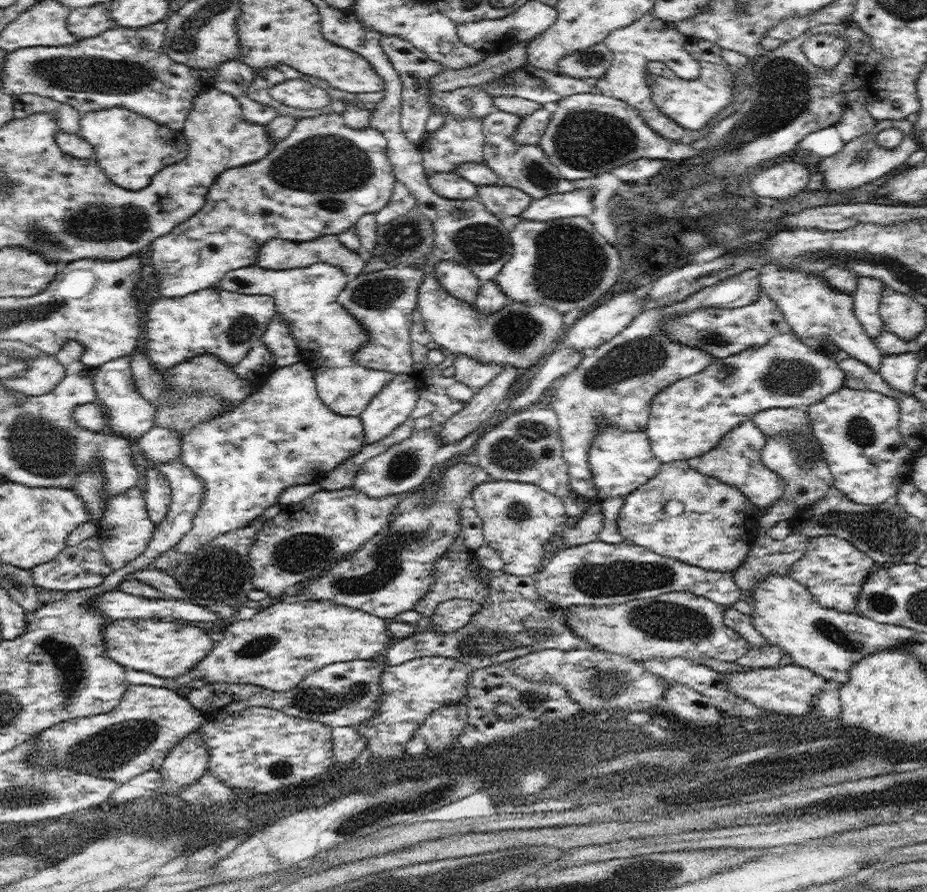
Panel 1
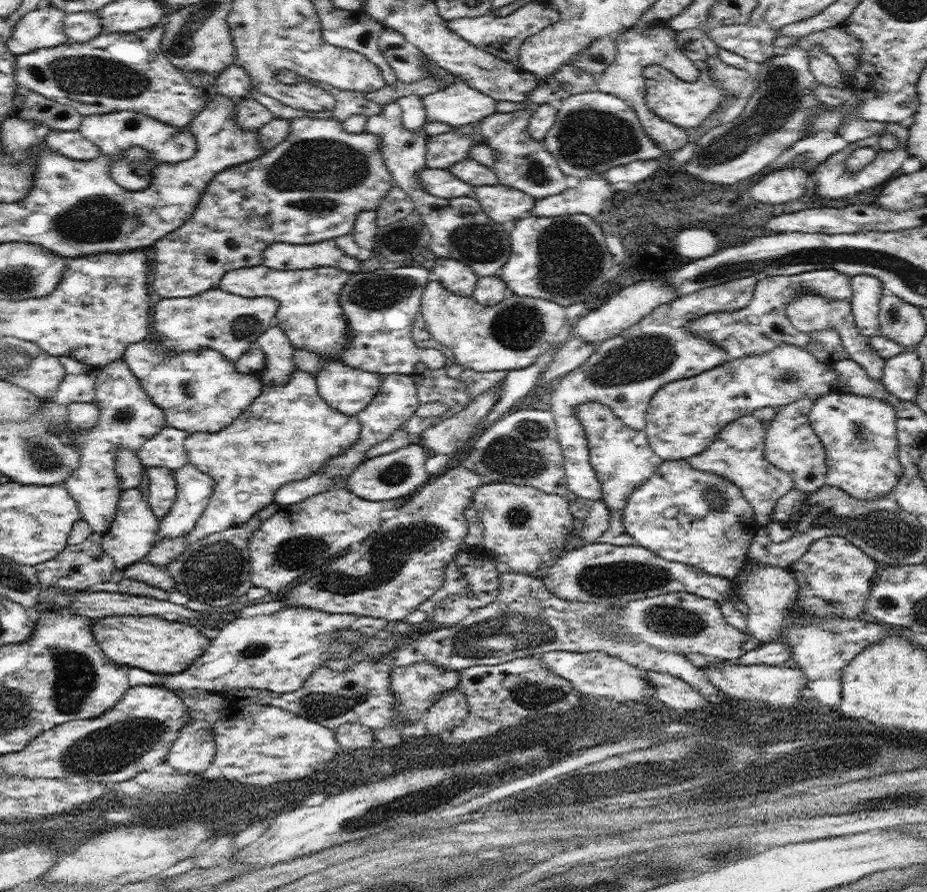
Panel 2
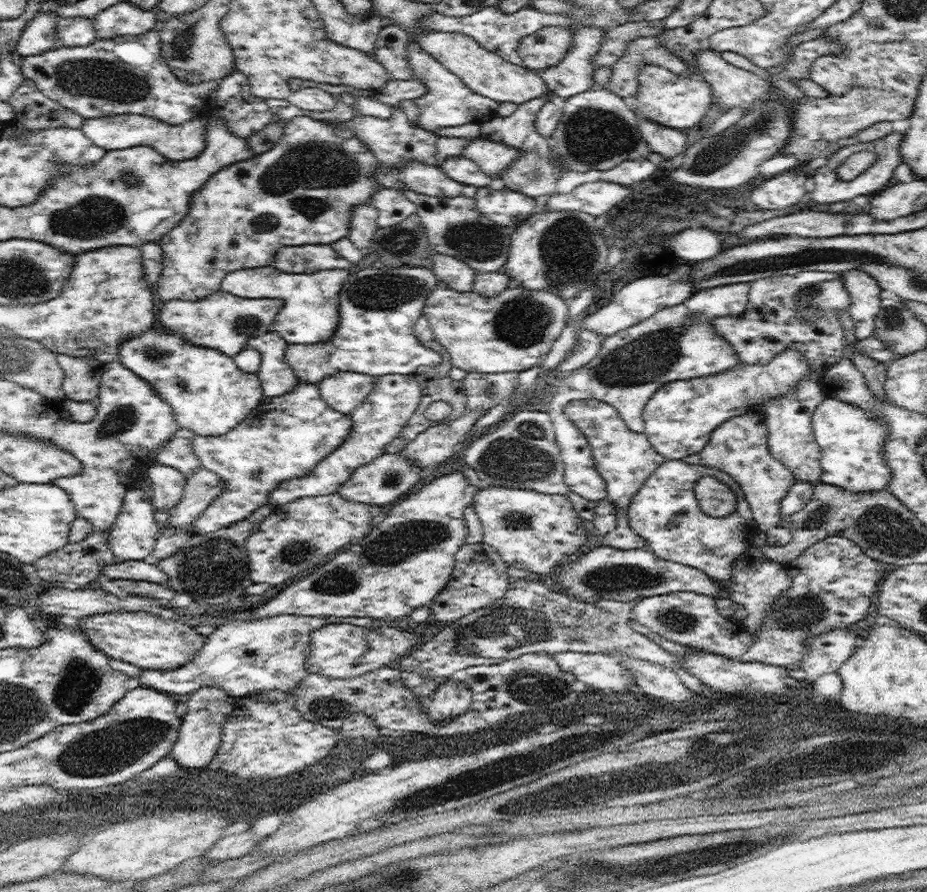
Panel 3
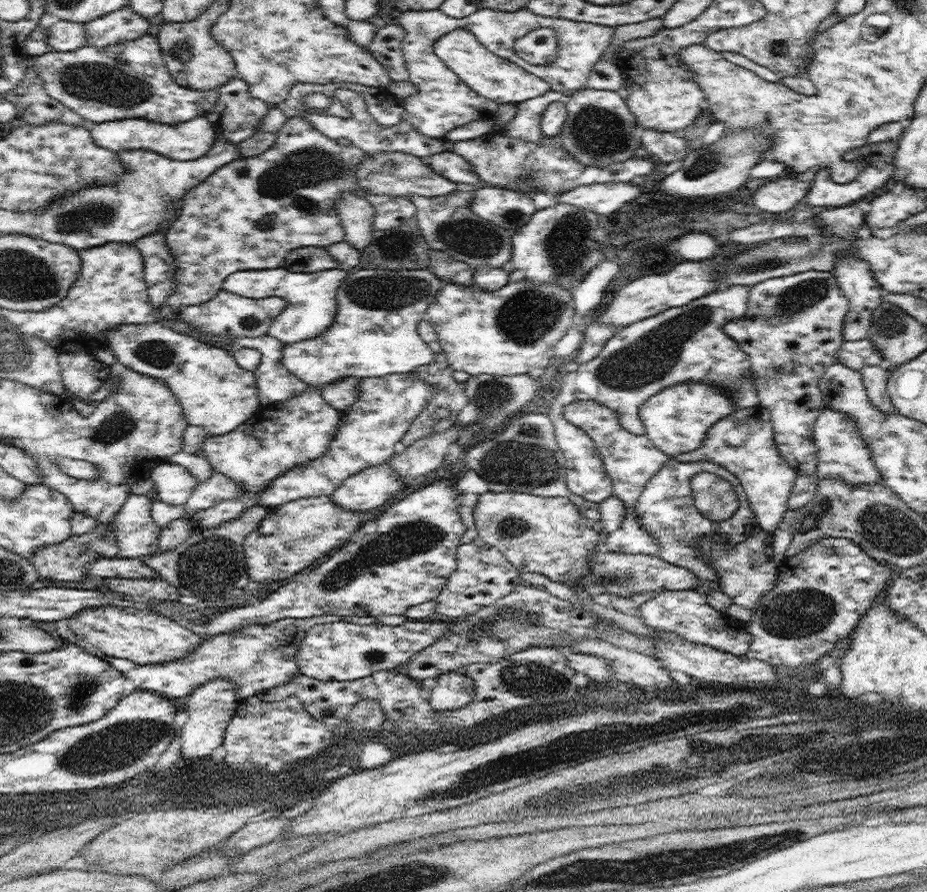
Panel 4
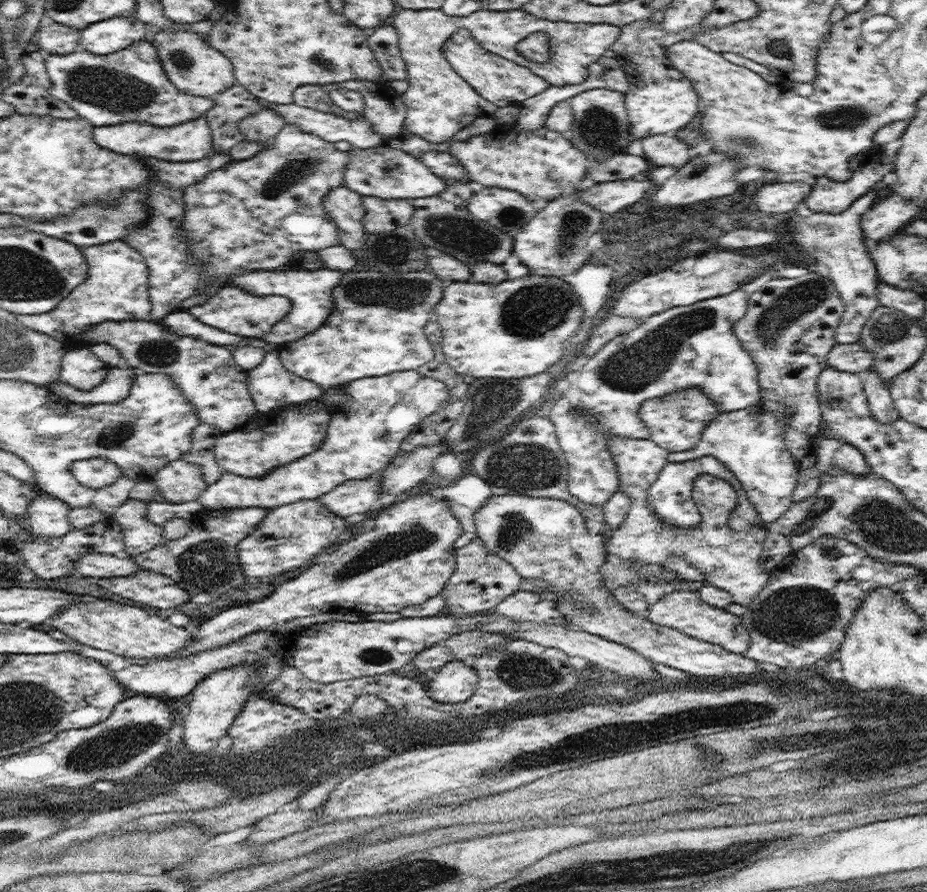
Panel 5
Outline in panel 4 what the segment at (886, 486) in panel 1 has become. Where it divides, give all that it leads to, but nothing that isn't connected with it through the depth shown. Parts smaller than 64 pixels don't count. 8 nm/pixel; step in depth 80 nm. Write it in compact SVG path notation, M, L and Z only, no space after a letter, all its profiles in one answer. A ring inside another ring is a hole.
M826 406L814 423L813 433L818 455L815 473L820 481L825 478L835 478L858 486L862 483L874 484L883 480L872 461L869 444L863 442L859 428L855 426L855 420L849 418L849 414Z

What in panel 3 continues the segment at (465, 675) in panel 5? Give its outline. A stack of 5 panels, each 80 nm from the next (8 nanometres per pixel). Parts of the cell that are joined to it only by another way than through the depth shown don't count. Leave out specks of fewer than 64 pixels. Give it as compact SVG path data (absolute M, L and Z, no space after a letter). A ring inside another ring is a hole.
M449 678L439 684L432 696L427 713L435 723L445 723L459 717L473 701L473 692L464 681Z

